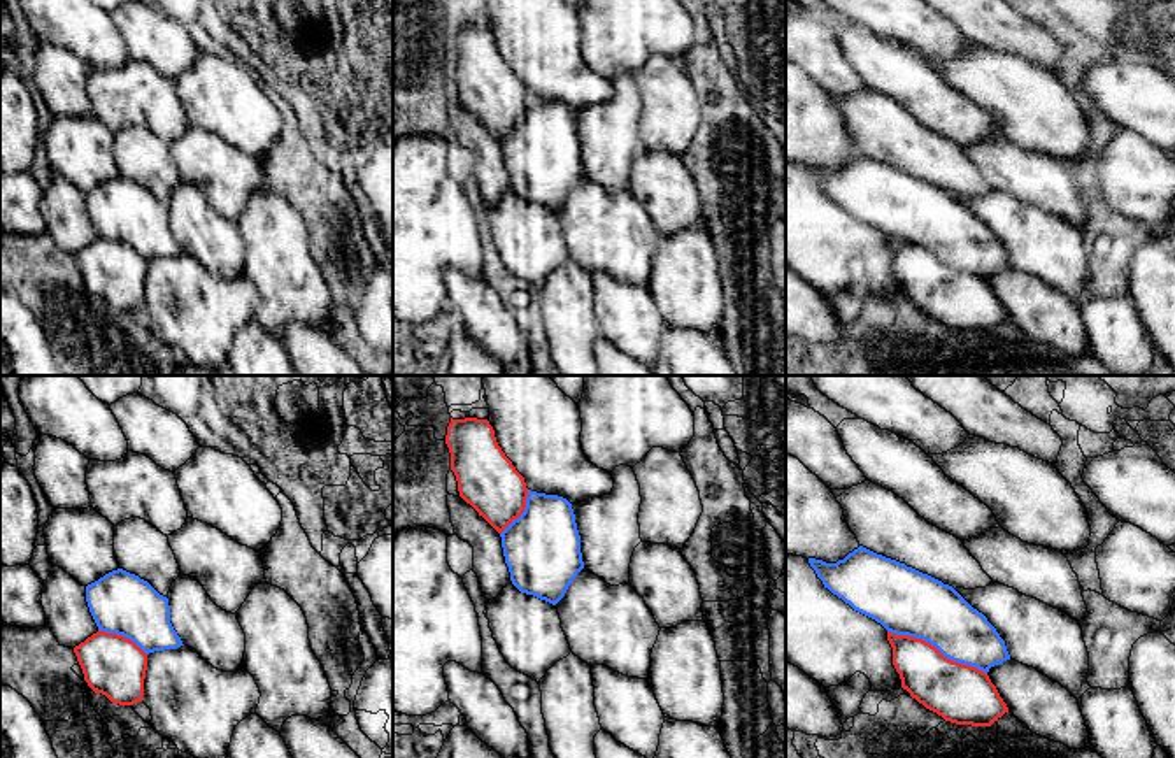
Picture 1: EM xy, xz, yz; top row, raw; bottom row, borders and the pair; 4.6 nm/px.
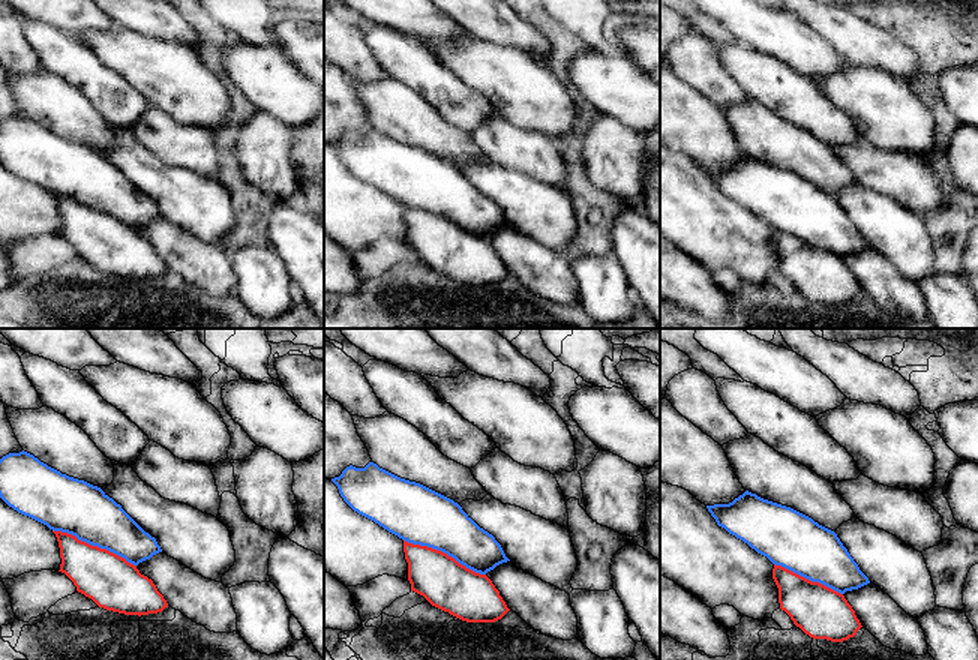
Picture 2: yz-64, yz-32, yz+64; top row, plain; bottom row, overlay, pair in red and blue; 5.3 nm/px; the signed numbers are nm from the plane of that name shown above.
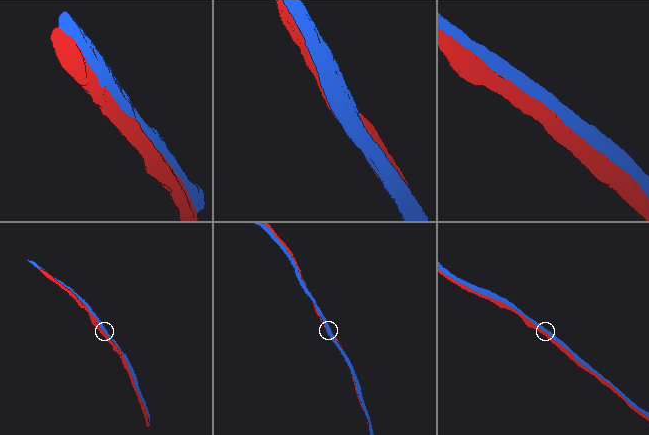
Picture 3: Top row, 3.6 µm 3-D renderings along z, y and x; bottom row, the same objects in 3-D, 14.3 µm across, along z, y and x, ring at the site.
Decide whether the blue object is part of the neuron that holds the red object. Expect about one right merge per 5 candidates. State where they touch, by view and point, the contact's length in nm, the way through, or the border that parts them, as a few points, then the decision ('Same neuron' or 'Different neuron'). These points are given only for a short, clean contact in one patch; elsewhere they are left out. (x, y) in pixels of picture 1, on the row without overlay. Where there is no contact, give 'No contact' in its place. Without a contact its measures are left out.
Touches red at yz (935, 255). Shared border 500 nm. Different neuron

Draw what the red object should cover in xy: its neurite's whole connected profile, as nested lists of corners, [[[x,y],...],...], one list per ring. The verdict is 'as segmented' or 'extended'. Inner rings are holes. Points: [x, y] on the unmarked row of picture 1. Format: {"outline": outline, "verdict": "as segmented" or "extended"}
{"outline": [[[98,237],[74,260],[95,300],[119,312],[142,309],[147,261],[133,247]]], "verdict": "as segmented"}

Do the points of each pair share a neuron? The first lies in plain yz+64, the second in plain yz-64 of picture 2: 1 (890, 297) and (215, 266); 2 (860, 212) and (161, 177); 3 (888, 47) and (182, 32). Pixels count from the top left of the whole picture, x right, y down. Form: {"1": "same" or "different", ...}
{"1": "same", "2": "same", "3": "same"}

